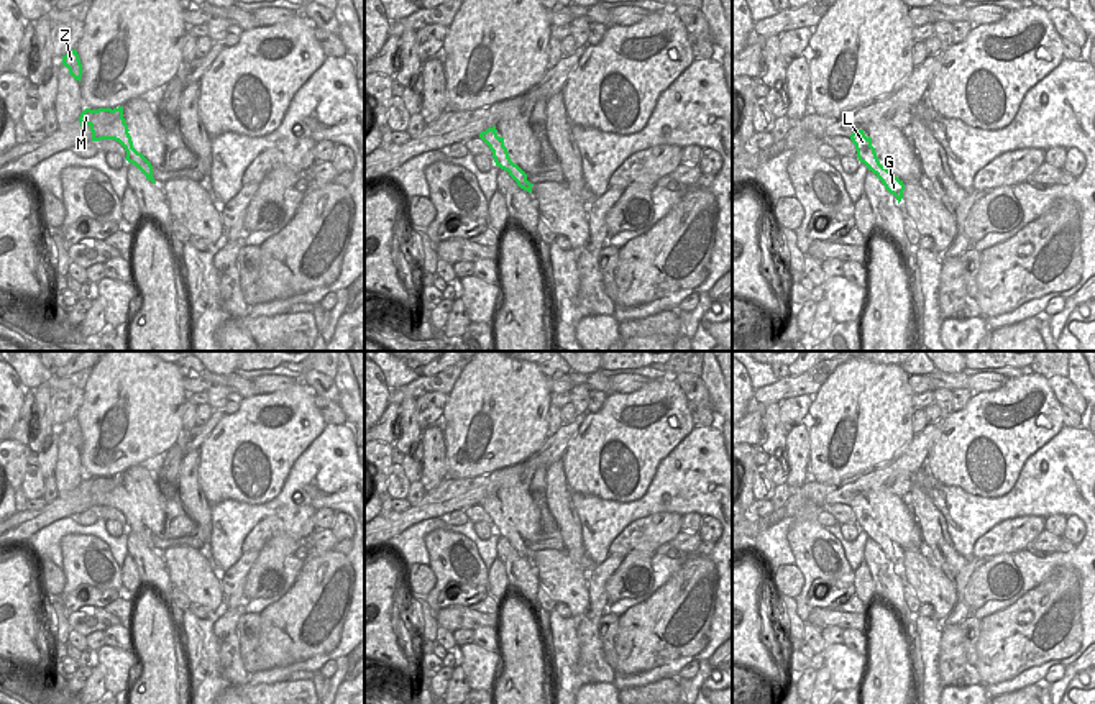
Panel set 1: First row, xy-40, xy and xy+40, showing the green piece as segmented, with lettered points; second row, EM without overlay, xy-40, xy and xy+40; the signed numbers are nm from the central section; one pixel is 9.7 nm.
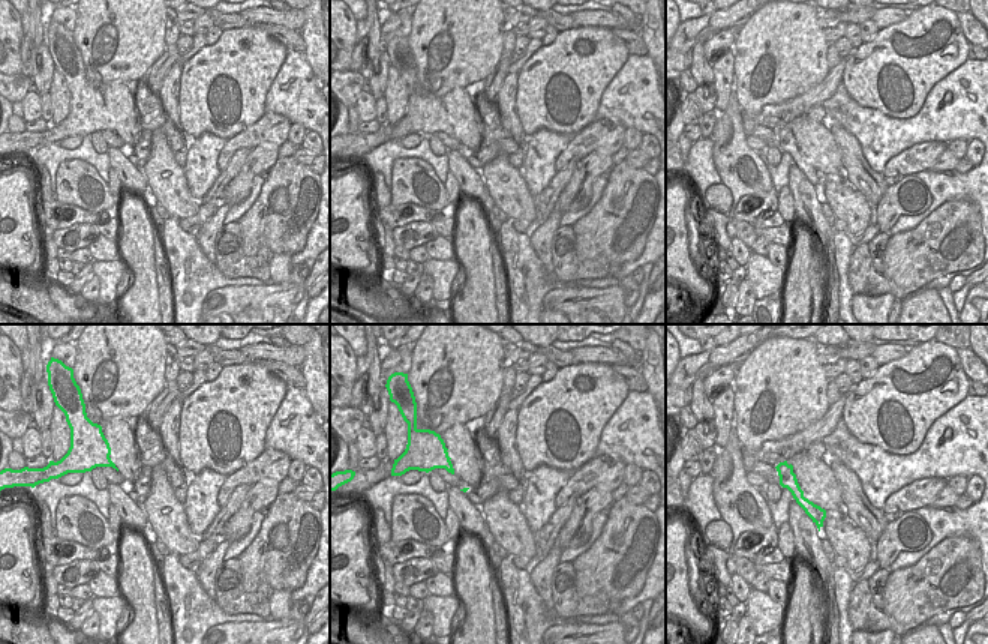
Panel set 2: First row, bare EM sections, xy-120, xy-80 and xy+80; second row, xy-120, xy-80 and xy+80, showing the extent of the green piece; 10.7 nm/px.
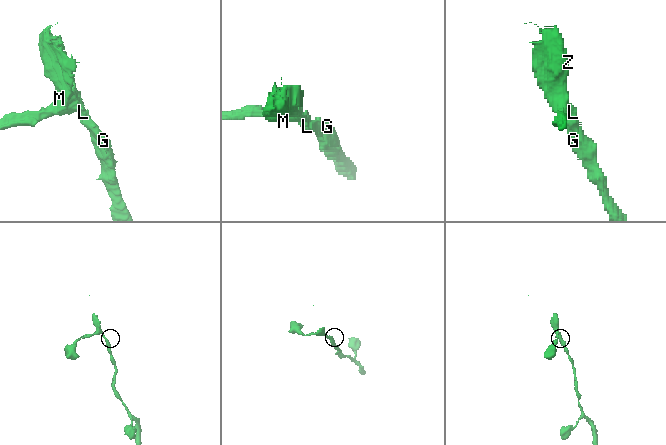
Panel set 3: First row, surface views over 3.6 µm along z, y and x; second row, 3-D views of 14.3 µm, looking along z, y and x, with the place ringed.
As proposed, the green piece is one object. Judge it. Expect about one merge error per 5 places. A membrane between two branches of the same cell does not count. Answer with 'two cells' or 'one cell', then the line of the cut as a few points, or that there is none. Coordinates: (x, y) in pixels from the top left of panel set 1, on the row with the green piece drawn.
one cell; no cut

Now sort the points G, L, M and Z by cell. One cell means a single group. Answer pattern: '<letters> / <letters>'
G L M Z

